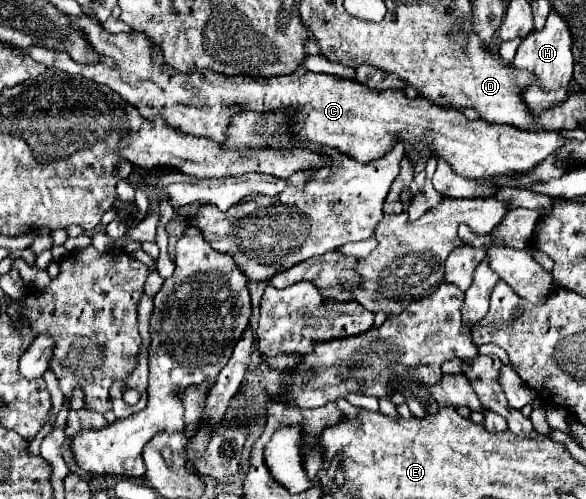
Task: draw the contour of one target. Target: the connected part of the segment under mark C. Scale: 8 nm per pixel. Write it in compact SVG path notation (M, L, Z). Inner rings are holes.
M84 16L84 18L72 18L72 22L86 34L86 38L92 42L94 50L98 54L106 54L112 56L116 60L116 68L104 66L104 70L84 70L82 64L70 60L68 54L58 54L54 50L42 48L42 46L32 46L28 50L20 50L16 48L16 52L28 54L32 56L36 62L42 62L44 66L52 66L58 70L64 70L68 74L80 74L88 80L94 80L98 84L106 84L110 86L114 92L118 92L128 104L136 106L140 110L140 114L148 120L152 120L152 116L164 116L164 120L168 120L168 124L172 124L172 128L180 128L180 132L190 132L192 136L204 136L204 138L212 138L218 144L222 144L222 140L226 140L226 128L230 124L230 118L226 118L226 114L232 116L242 110L254 110L254 112L268 112L268 110L276 110L282 106L296 106L298 112L292 120L292 136L300 136L302 140L312 140L312 142L320 142L320 144L328 144L334 146L338 150L342 150L344 154L352 156L358 162L370 162L380 158L396 140L404 140L404 142L428 142L432 144L432 150L438 156L444 156L456 174L464 176L464 178L474 178L474 180L494 180L500 176L500 180L506 182L516 182L516 186L520 186L520 180L508 174L526 174L528 170L536 168L536 164L544 162L548 158L548 154L558 154L558 150L566 144L566 138L562 136L562 132L530 132L530 130L518 130L514 126L508 124L490 124L486 120L466 120L462 112L458 110L450 110L450 108L440 108L436 104L430 104L424 98L416 98L416 100L406 100L402 90L370 90L354 80L344 80L344 78L336 78L330 74L316 74L310 72L306 68L298 68L292 74L282 74L282 76L272 76L272 78L254 78L254 76L224 76L224 74L214 74L214 72L200 72L200 76L196 74L180 74L176 70L160 70L152 64L150 60L150 44L152 40L144 34L144 32L134 32L134 34L110 34L106 32L94 18Z

